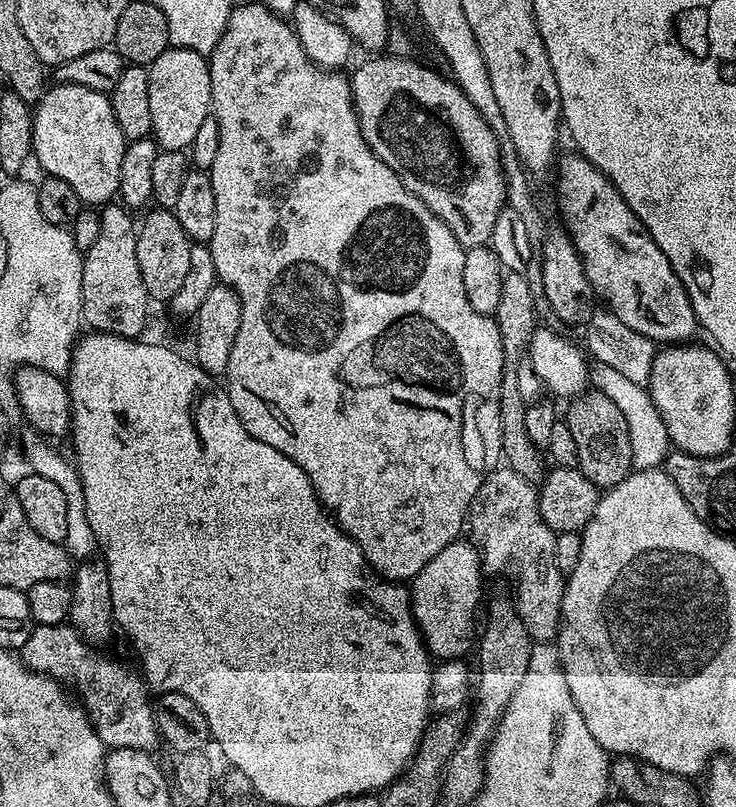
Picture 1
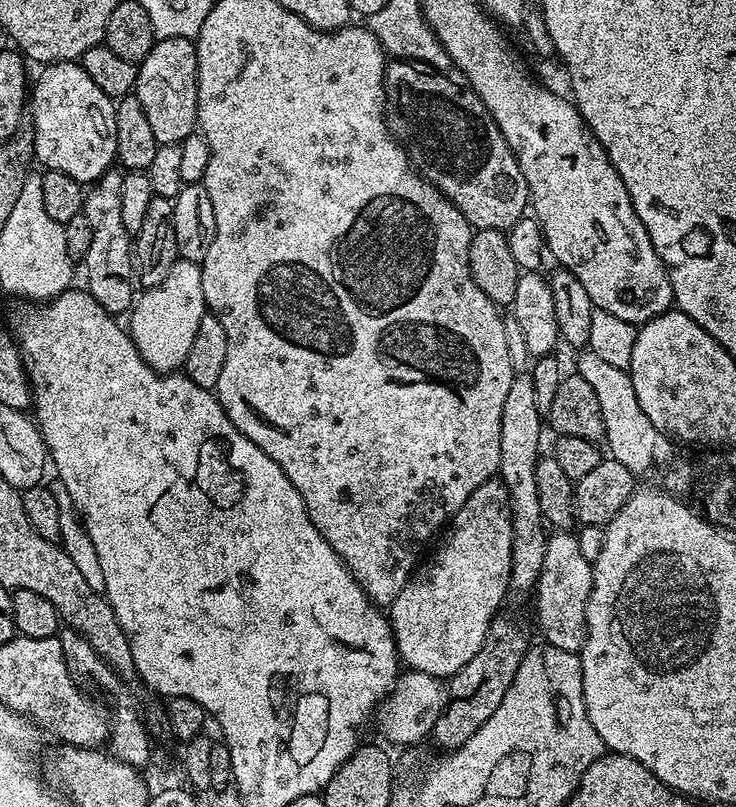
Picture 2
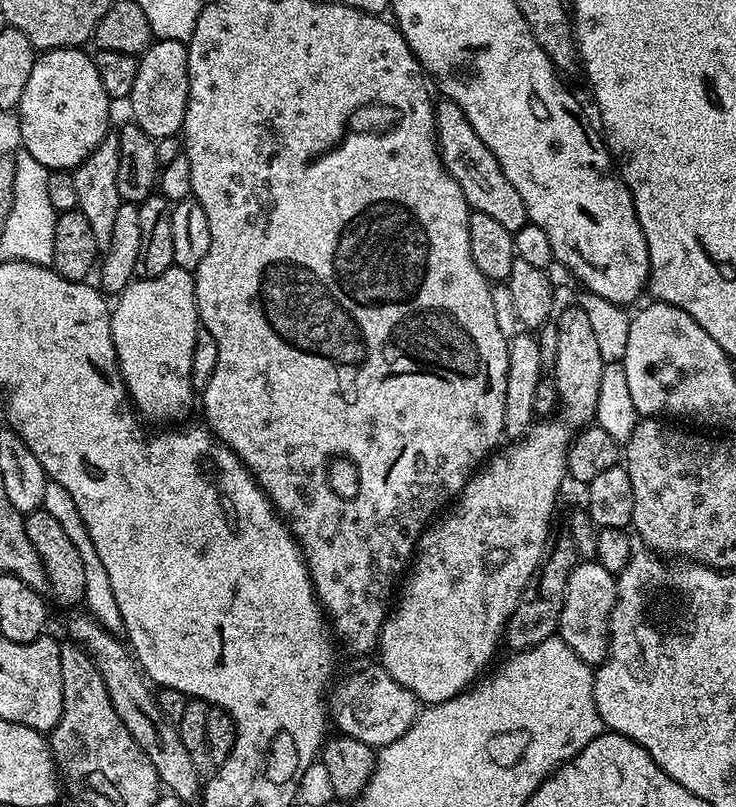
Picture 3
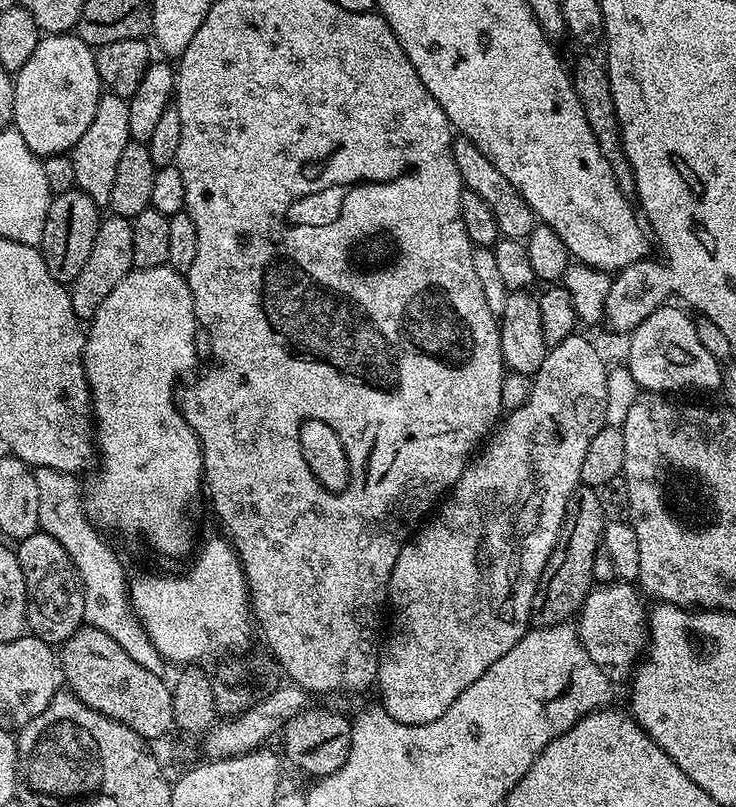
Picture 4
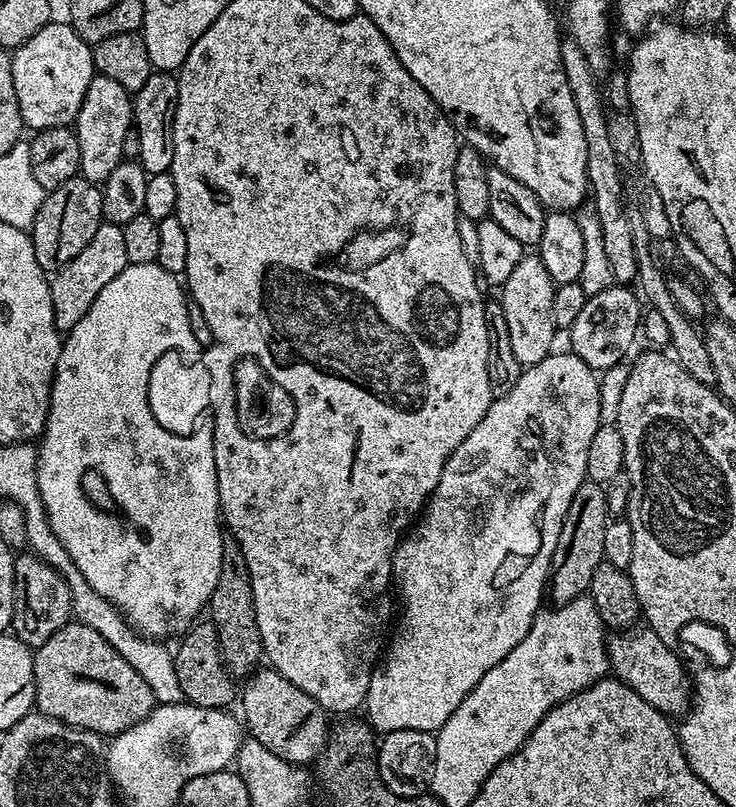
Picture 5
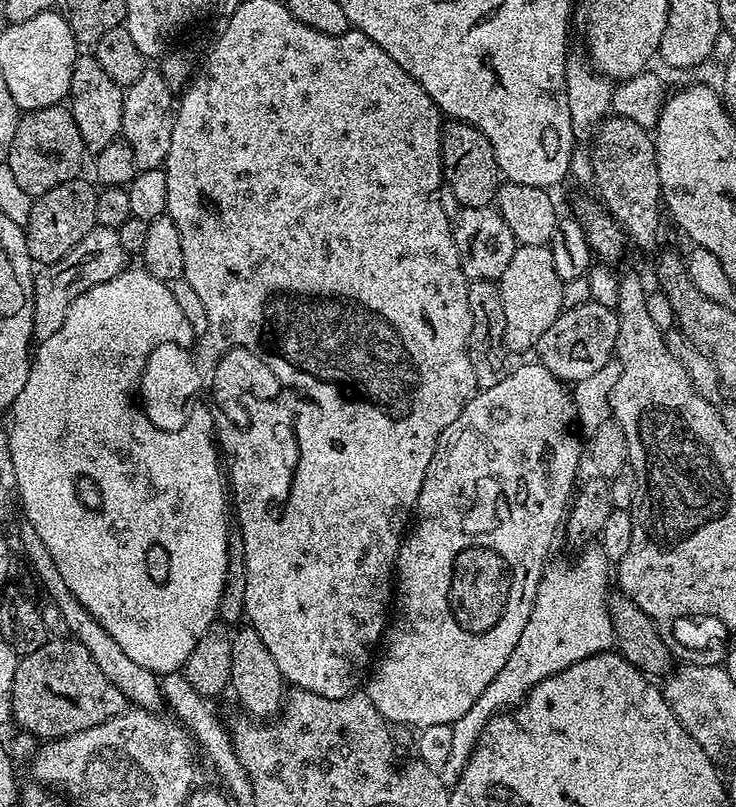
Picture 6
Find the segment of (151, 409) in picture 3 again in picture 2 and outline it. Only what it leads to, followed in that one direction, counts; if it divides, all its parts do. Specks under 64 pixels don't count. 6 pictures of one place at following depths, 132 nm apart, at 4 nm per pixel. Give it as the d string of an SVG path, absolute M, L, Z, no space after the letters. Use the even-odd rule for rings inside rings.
M178 258L174 266L170 266L170 274L162 278L157 288L145 288L135 297L130 309L132 321L126 328L142 359L155 372L172 374L183 369L186 354L190 354L190 345L194 343L205 314L200 265Z

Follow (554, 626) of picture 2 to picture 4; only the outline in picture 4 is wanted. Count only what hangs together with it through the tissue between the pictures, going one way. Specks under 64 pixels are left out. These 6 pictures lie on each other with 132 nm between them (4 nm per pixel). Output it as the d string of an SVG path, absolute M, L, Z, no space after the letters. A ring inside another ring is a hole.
M604 582L593 587L578 613L578 631L582 646L586 646L586 654L590 654L594 666L613 682L627 681L633 675L646 648L646 607L639 595L641 593L631 583Z

